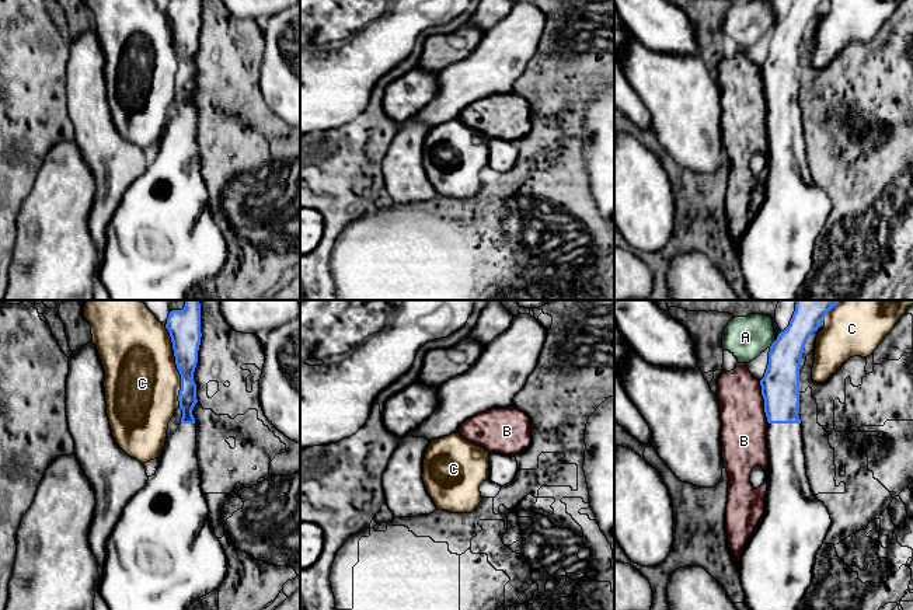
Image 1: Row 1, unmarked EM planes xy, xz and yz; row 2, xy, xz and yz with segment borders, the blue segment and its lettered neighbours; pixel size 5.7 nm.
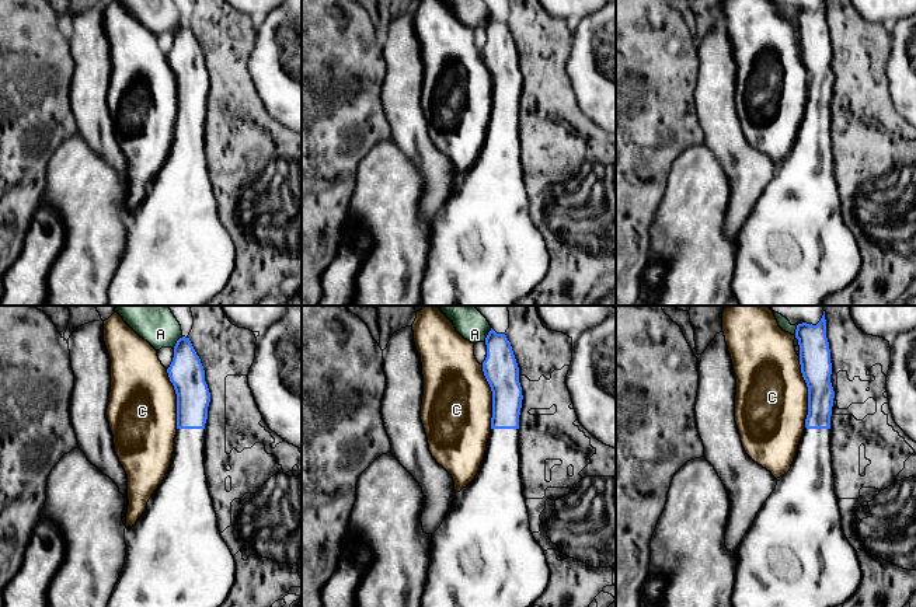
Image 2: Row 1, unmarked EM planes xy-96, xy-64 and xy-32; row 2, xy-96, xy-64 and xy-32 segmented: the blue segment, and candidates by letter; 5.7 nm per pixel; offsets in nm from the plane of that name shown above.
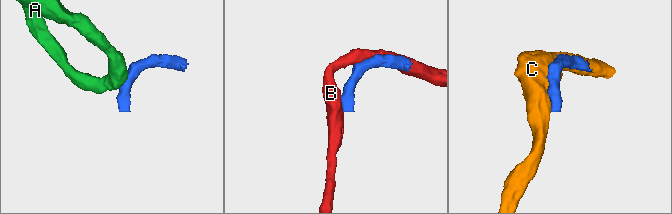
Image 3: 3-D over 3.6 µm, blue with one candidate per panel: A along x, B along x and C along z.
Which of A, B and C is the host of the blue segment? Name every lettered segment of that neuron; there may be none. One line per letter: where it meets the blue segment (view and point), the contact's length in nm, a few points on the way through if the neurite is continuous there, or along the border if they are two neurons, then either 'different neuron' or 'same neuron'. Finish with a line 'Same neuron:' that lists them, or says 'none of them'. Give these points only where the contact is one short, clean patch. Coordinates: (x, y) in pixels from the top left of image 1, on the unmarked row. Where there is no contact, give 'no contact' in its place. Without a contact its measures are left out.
A: yz (772, 30) | 60 nm | along yz (776, 25), (769, 32) | different neuron
B: yz (765, 87) | 260 nm | different neuron
C: xy (177, 52) | 480 nm | different neuron
Same neuron: none of them

